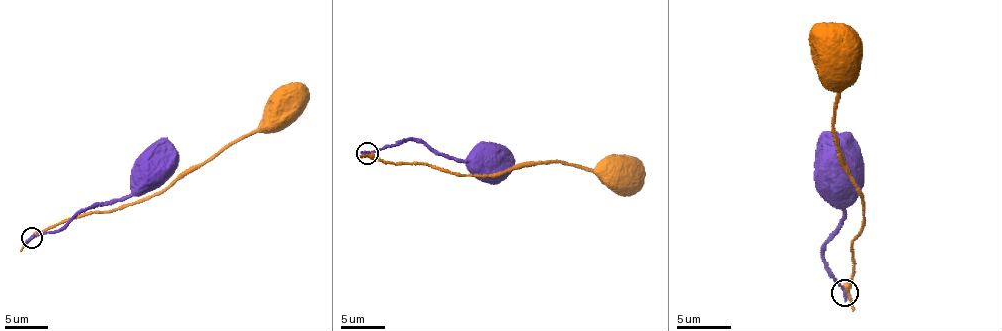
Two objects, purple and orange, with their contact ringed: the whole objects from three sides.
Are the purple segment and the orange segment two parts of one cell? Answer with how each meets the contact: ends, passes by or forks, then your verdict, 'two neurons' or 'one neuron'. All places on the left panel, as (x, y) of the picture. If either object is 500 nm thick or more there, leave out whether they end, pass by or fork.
purple ends; orange passes by; two neurons

